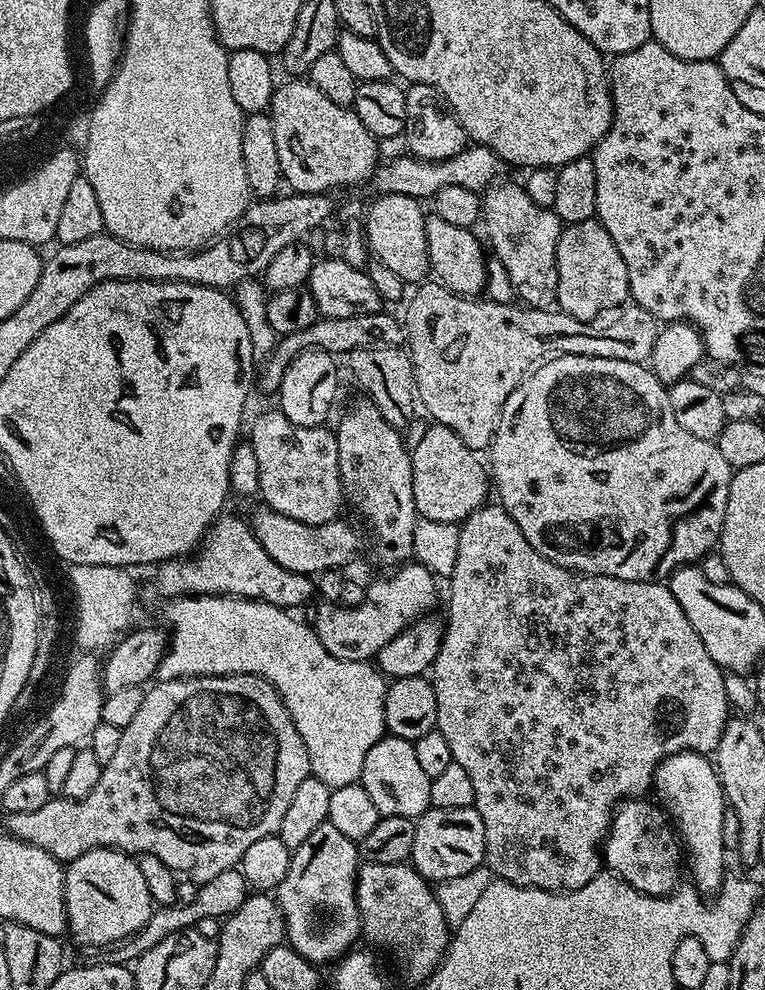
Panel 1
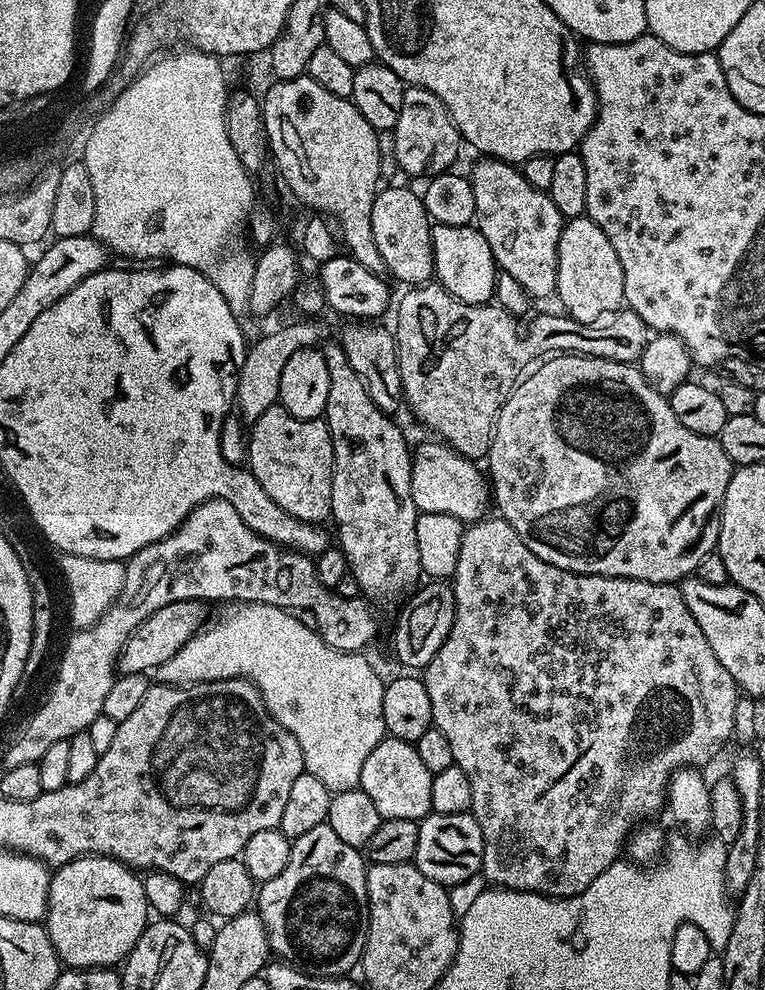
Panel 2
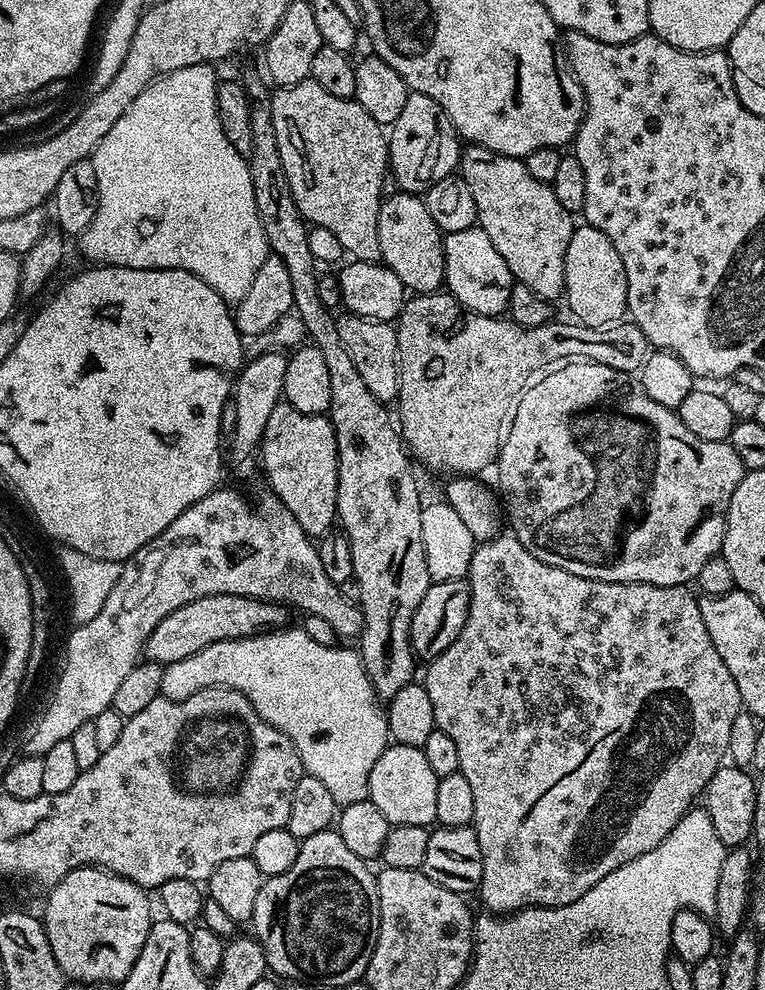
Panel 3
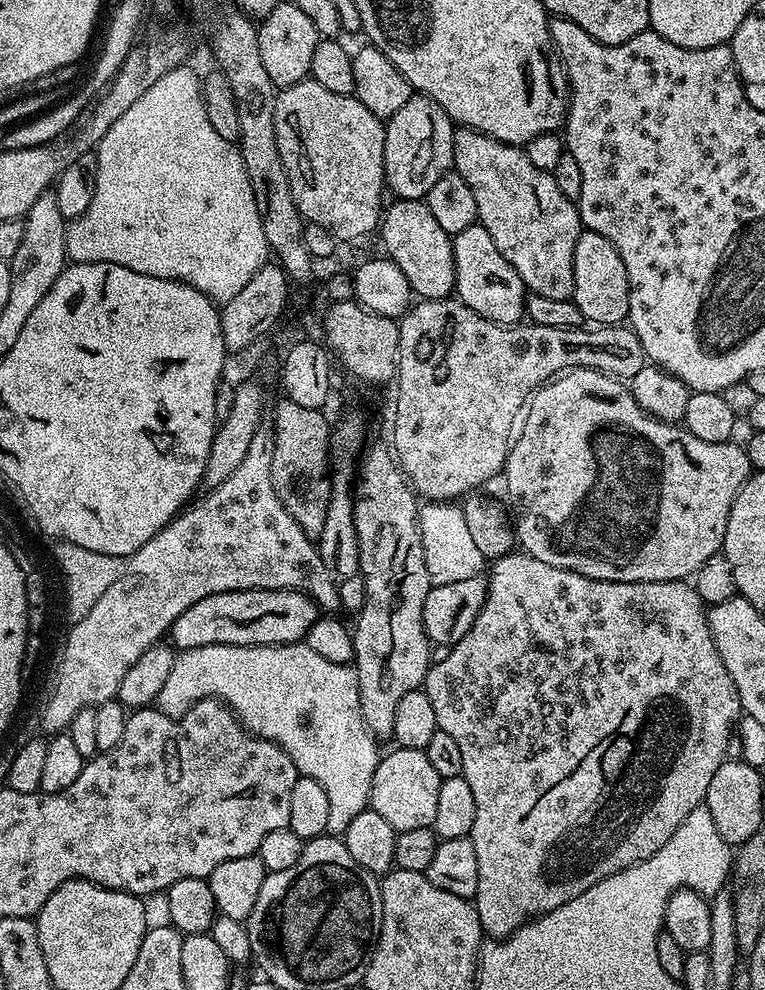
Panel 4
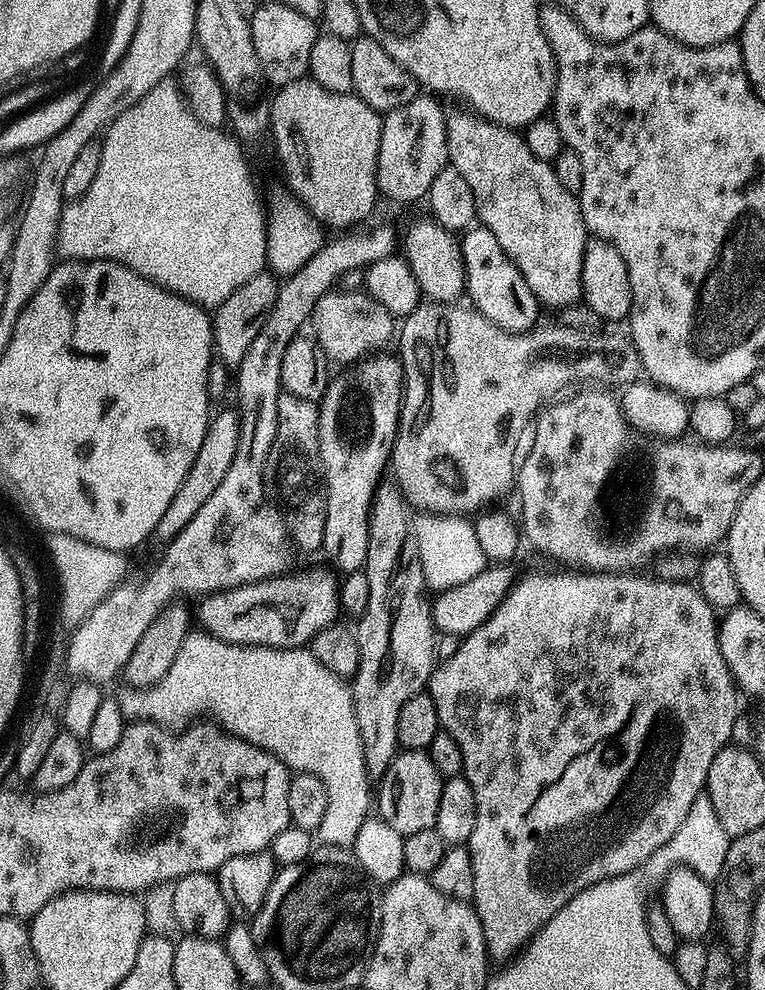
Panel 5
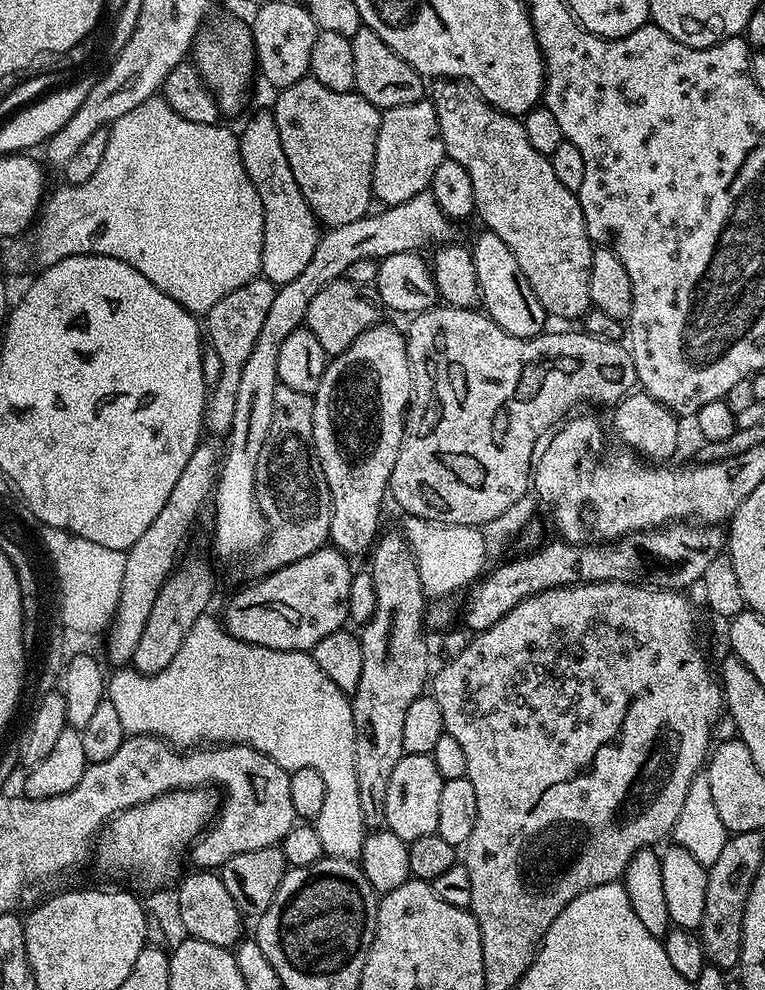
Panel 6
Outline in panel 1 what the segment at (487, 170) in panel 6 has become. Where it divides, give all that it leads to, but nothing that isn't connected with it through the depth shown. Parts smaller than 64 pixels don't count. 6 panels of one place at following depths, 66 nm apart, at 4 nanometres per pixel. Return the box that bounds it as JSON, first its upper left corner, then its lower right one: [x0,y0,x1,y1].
[483,182,562,309]

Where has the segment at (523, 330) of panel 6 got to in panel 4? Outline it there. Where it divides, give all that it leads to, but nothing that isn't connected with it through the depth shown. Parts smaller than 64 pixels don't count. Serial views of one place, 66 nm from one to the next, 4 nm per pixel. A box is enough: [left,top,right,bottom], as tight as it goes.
[452,223,526,324]

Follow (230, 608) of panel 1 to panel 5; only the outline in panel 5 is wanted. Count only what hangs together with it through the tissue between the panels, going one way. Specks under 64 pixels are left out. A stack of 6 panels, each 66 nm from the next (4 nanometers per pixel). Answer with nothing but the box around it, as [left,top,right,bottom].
[118,630,374,849]

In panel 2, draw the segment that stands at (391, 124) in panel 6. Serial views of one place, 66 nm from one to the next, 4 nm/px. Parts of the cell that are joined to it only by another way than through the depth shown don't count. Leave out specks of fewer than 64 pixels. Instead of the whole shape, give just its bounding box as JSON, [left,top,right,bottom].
[392,87,462,178]

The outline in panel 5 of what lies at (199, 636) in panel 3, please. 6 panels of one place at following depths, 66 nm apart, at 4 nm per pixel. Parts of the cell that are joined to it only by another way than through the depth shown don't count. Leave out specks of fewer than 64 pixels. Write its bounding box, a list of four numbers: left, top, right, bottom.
[199,568,341,648]

